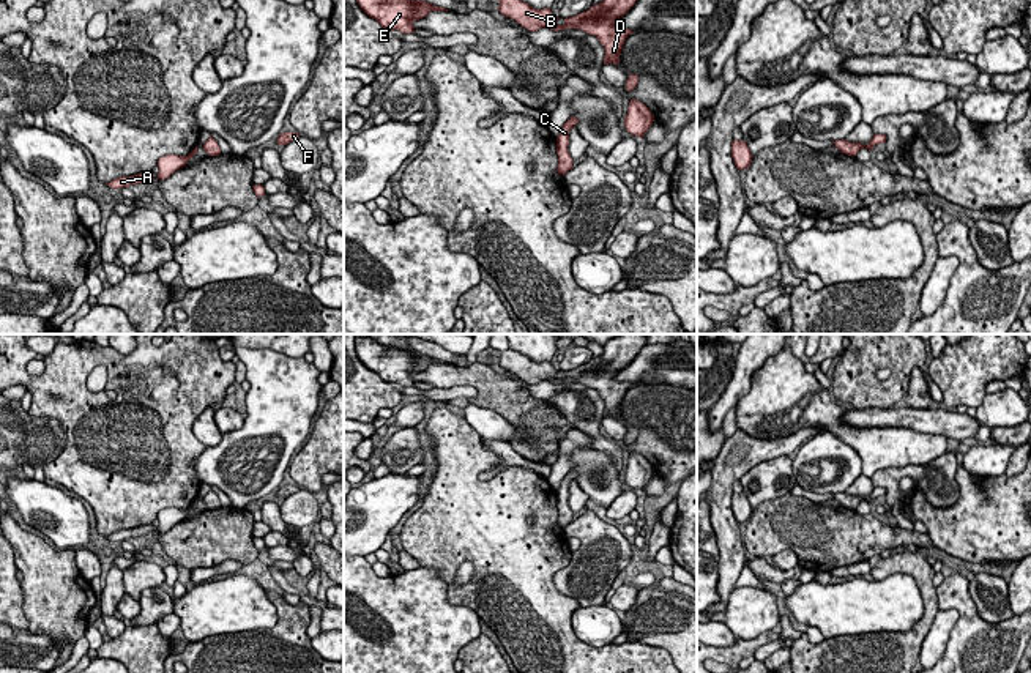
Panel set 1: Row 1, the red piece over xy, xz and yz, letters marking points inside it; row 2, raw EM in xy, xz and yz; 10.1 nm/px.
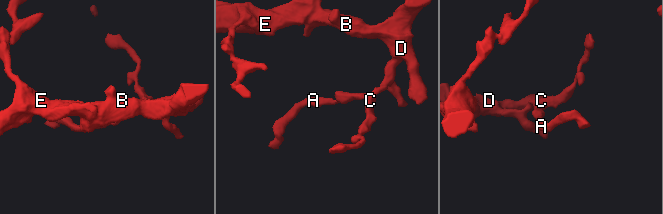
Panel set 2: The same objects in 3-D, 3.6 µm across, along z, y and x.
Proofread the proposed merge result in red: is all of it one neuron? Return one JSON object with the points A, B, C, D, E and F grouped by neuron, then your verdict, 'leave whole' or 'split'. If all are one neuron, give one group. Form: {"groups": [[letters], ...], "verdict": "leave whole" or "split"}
{"groups": [["A", "B", "C", "D", "E", "F"]], "verdict": "leave whole"}

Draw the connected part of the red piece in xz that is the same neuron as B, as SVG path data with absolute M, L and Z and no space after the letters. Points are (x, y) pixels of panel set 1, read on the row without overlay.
M620 334L604 345L604 353L599 358L593 358L577 369L566 370L563 378L556 377L560 370L556 370L550 361L534 363L516 350L498 351L498 364L530 385L544 380L555 385L566 381L583 383L596 389L604 399L604 418L618 418L623 397L626 391L632 388L632 383L616 381L615 375L623 370L645 345L646 337L643 334Z

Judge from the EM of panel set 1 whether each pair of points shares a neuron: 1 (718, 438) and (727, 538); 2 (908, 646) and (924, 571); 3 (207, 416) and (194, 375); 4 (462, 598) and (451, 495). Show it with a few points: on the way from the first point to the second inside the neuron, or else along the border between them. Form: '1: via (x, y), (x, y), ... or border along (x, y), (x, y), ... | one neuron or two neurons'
1: border along (725, 440), (714, 461) | two neurons
2: via (921, 628), (929, 617), (927, 590) | one neuron
3: border along (210, 405), (193, 426), (193, 434), (205, 446) | two neurons
4: via (450, 572), (451, 520) | one neuron

